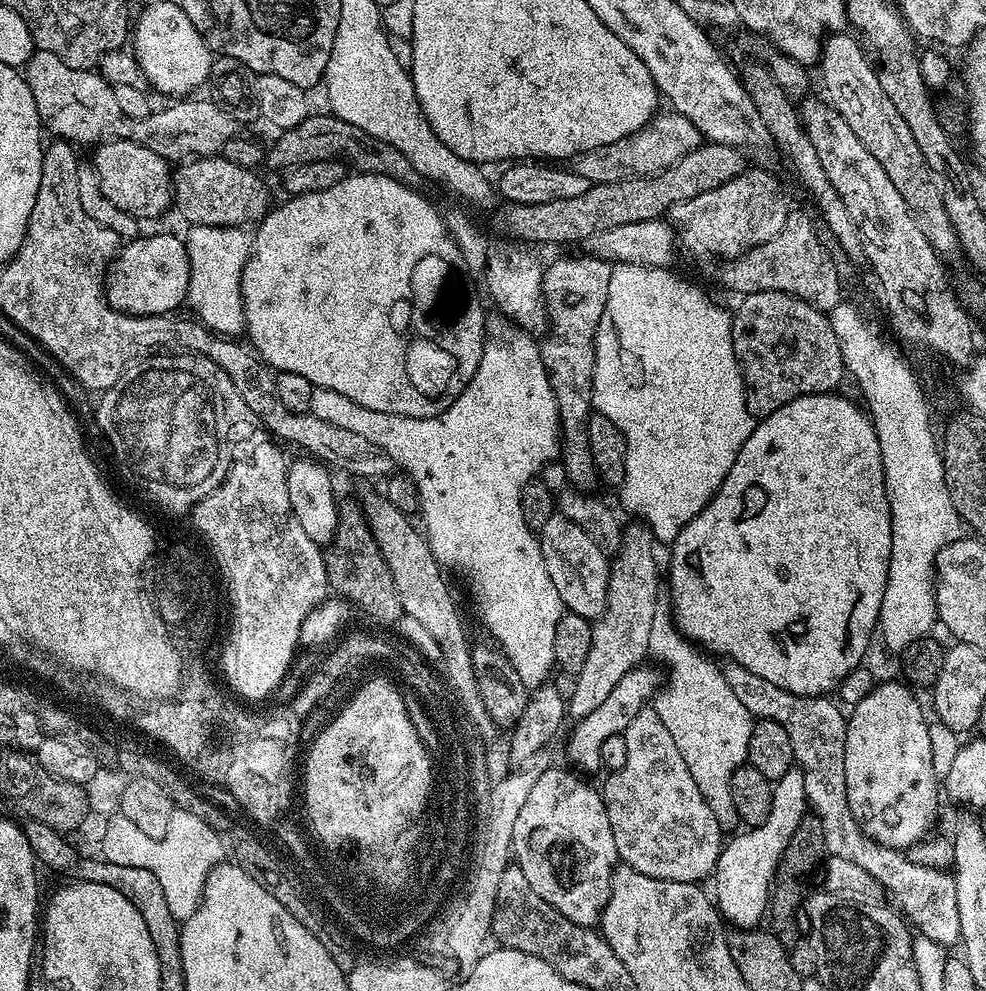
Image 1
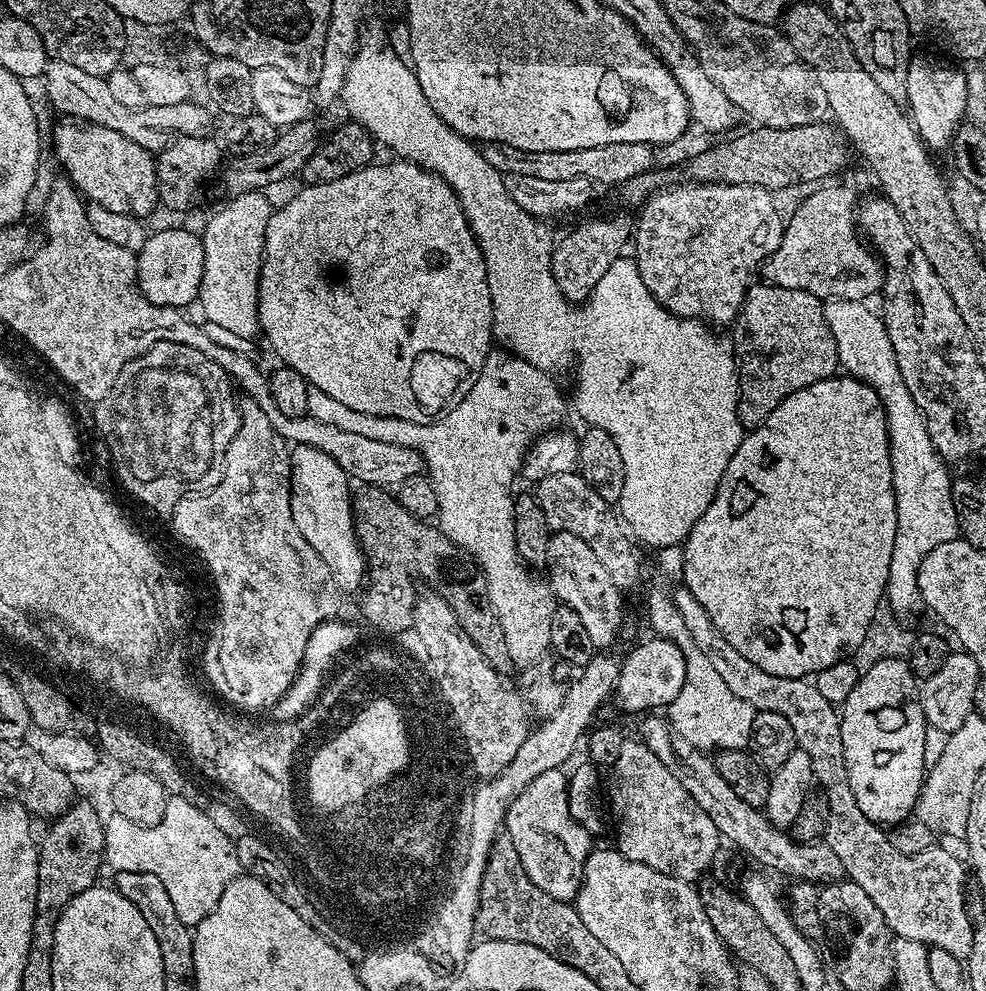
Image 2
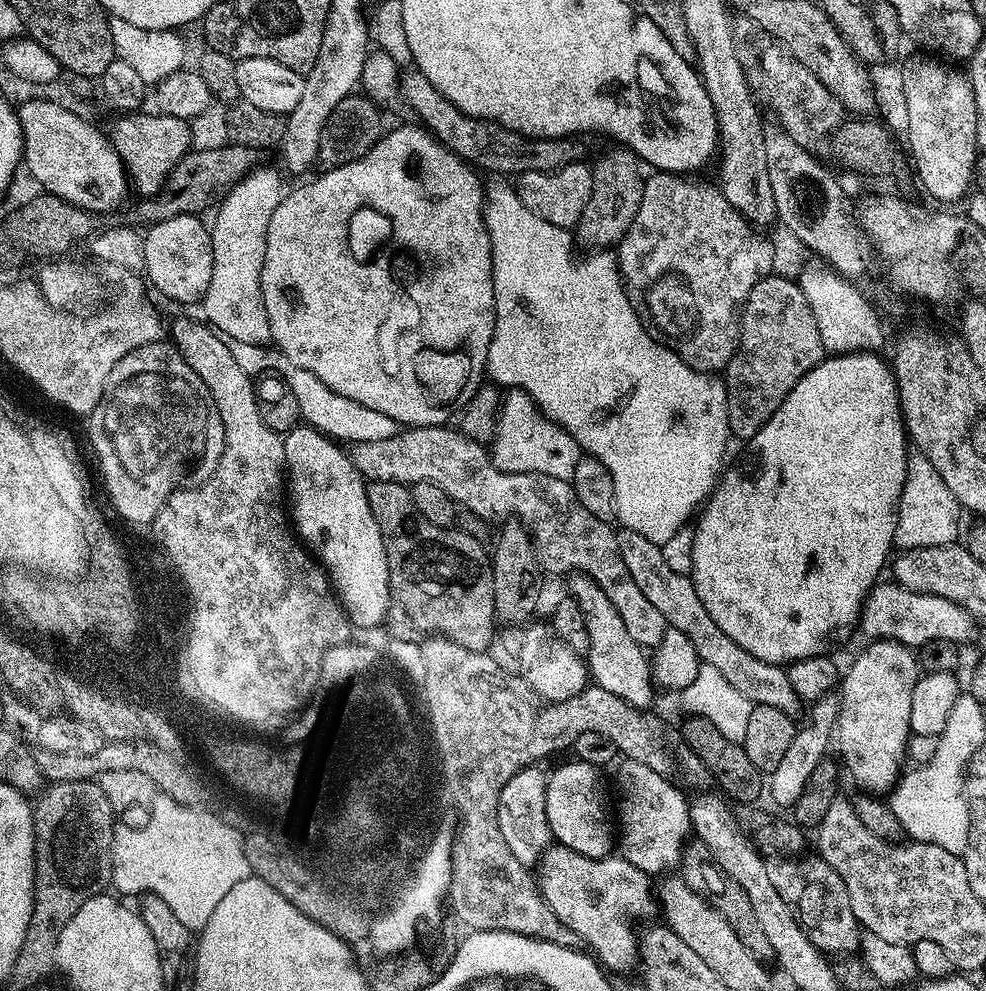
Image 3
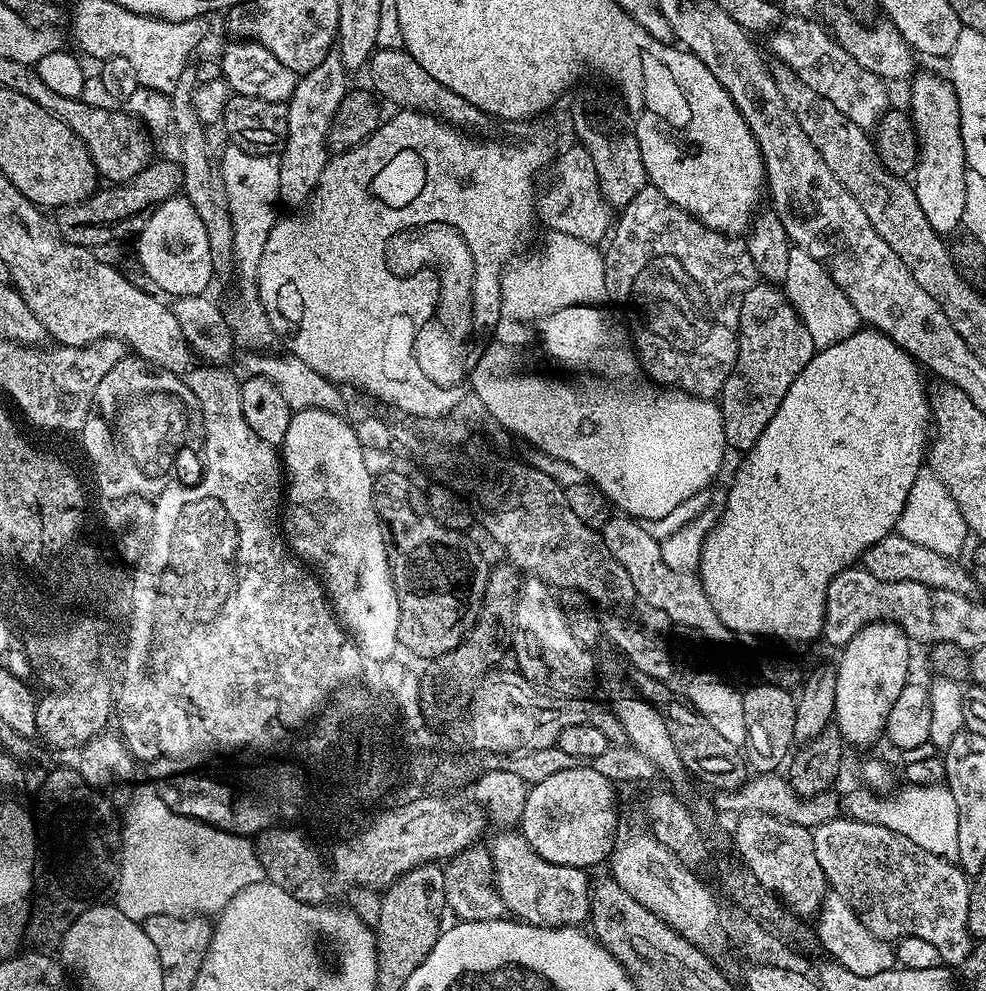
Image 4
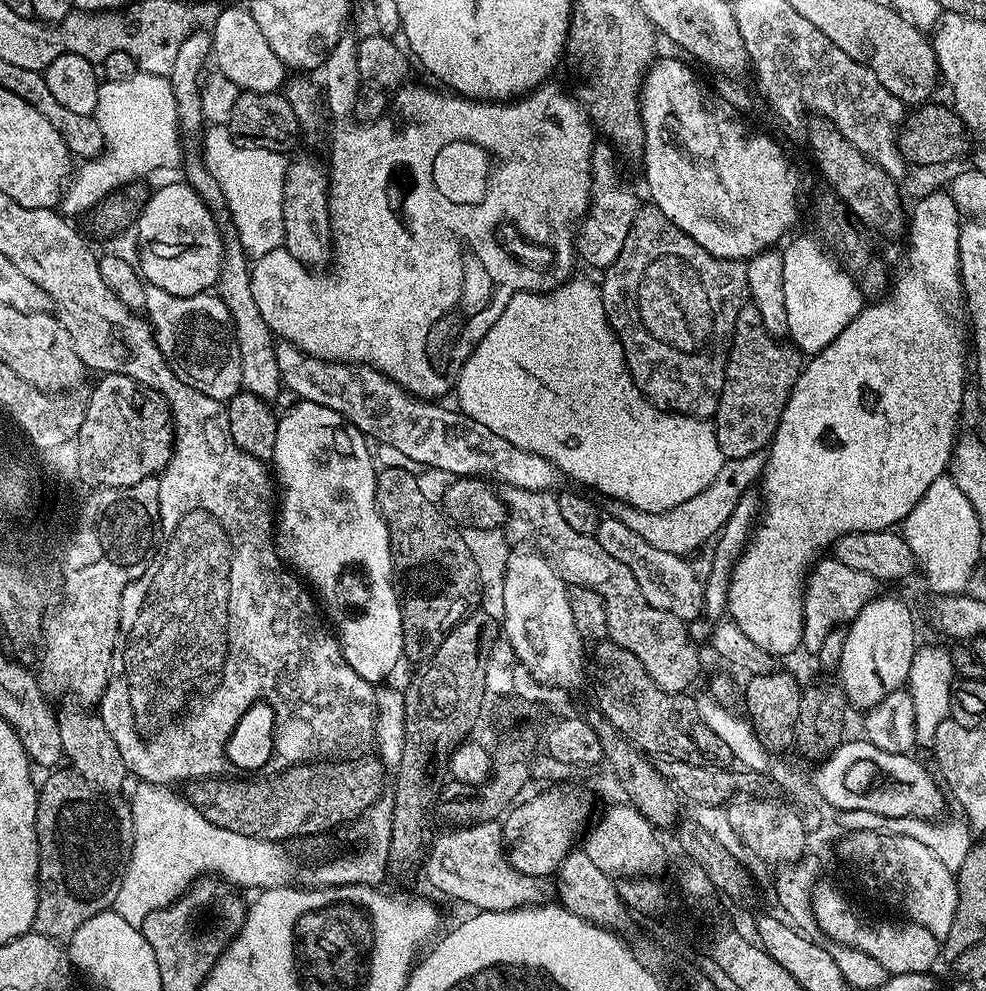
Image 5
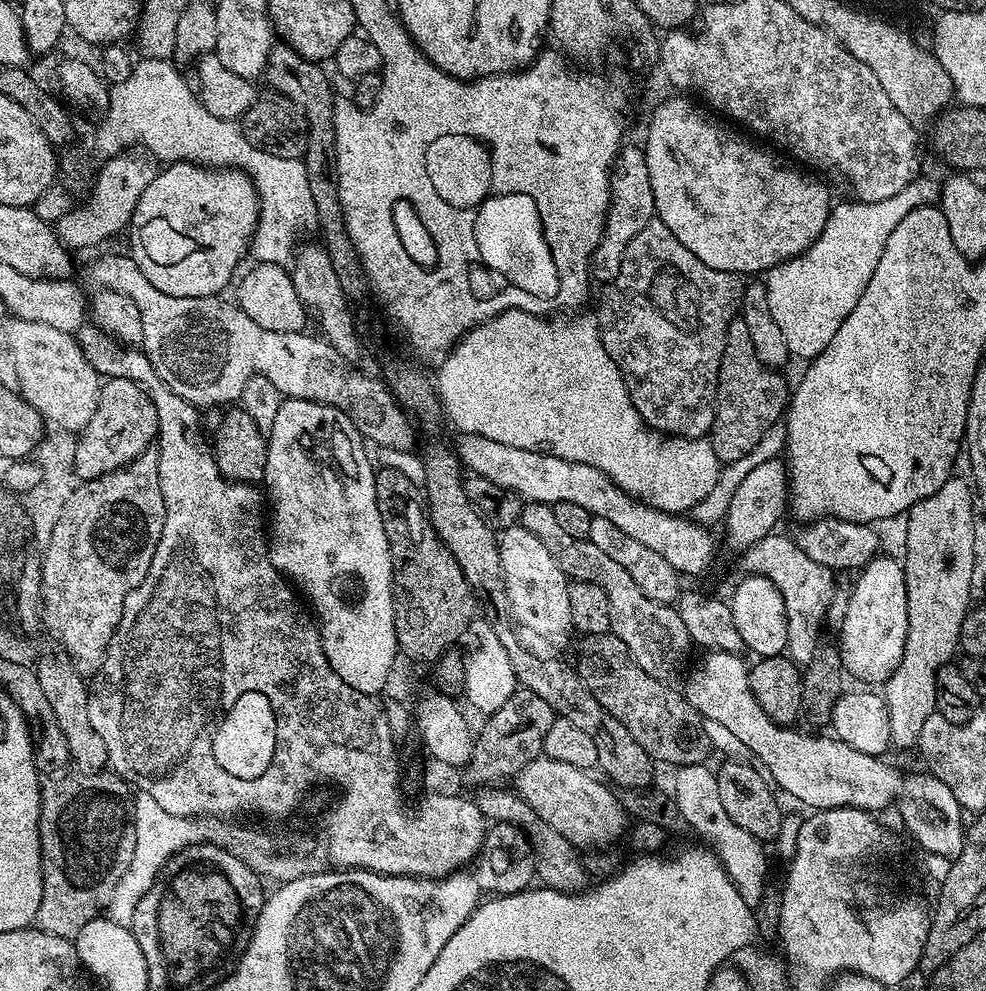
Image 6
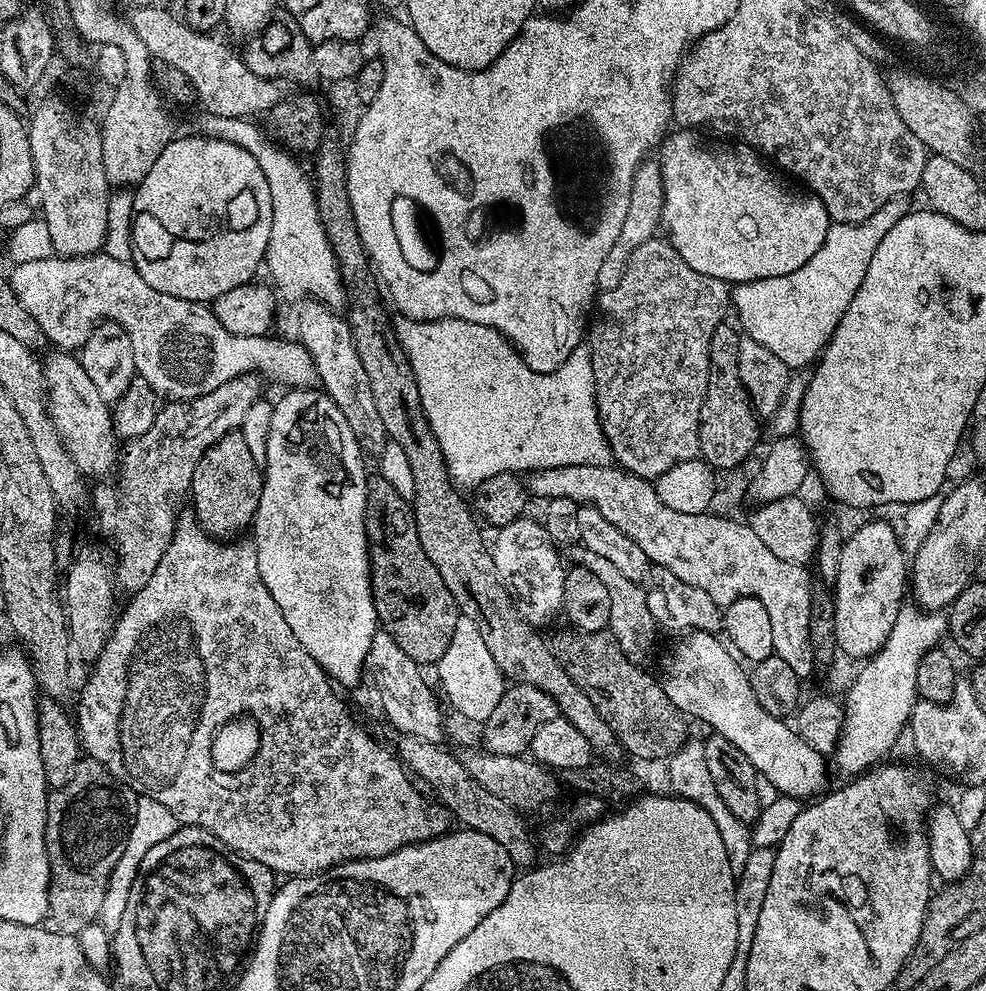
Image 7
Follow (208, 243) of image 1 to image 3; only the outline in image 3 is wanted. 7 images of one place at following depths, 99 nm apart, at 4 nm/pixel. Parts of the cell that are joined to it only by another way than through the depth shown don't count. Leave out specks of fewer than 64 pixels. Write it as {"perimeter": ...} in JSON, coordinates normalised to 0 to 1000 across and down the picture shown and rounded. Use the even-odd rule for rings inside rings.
{"perimeter":[[[261,168],[245,179],[231,193],[218,211],[219,223],[214,223],[215,251],[217,252],[217,272],[213,276],[213,289],[205,301],[206,322],[222,337],[233,337],[233,341],[244,343],[253,349],[271,348],[276,343],[274,321],[268,308],[268,294],[264,291],[266,264],[270,260],[270,236],[278,212],[282,212],[290,190],[284,187],[284,178],[276,170]]]}

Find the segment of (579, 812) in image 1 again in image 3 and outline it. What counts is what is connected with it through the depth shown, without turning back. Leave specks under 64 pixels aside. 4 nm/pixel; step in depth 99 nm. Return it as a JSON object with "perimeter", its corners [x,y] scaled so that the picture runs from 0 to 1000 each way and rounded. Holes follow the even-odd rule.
{"perimeter":[[[547,774],[528,775],[513,793],[509,793],[503,820],[509,838],[509,846],[513,846],[513,854],[517,854],[517,862],[525,866],[532,874],[540,874],[556,859],[561,851],[560,840],[556,836],[554,821],[554,801],[557,784],[547,779]]]}

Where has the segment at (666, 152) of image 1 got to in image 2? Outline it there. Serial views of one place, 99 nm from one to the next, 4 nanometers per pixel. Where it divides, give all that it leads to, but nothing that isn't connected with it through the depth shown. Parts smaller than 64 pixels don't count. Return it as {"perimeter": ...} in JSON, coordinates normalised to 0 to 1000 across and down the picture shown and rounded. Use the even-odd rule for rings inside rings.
{"perimeter":[[[497,143],[487,149],[489,159],[501,168],[501,172],[517,176],[538,176],[538,180],[550,180],[557,184],[575,184],[578,180],[592,178],[601,187],[634,186],[652,174],[662,173],[662,146],[651,143],[619,143],[619,147],[598,147],[594,151],[550,151],[549,153],[530,153],[525,147],[513,147],[509,143]]]}

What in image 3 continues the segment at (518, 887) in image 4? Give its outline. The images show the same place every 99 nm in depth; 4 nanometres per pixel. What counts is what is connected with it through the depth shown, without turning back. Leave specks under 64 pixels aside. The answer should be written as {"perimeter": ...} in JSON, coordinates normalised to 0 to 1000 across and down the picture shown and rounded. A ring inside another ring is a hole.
{"perimeter":[[[569,854],[557,855],[546,869],[546,895],[554,914],[566,922],[566,926],[578,938],[582,938],[585,950],[597,953],[595,956],[614,978],[622,977],[625,983],[637,983],[647,973],[647,940],[641,937],[641,928],[648,924],[657,924],[666,919],[667,912],[663,907],[663,892],[660,892],[658,881],[647,878],[635,870],[628,862],[615,865],[592,865],[580,857]]]}

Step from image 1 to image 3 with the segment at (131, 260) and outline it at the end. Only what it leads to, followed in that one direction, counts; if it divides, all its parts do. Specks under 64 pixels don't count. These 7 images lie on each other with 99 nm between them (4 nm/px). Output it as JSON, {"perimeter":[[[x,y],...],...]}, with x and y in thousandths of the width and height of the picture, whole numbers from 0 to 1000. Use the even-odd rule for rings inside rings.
{"perimeter":[[[202,217],[177,218],[153,227],[145,235],[146,240],[146,274],[151,288],[154,287],[170,303],[180,303],[183,307],[191,307],[194,303],[202,304],[213,289],[213,276],[217,272],[217,252],[215,251],[215,235],[210,225],[206,226]]]}

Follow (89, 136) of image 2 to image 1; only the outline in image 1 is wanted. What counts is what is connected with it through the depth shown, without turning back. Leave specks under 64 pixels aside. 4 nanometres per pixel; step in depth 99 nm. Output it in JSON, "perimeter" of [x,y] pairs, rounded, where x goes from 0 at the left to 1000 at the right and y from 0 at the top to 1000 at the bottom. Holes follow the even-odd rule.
{"perimeter":[[[106,141],[98,144],[96,149],[97,158],[92,158],[91,164],[101,182],[103,196],[120,208],[122,215],[130,214],[139,222],[149,224],[175,209],[176,174],[166,158],[131,141]]]}

